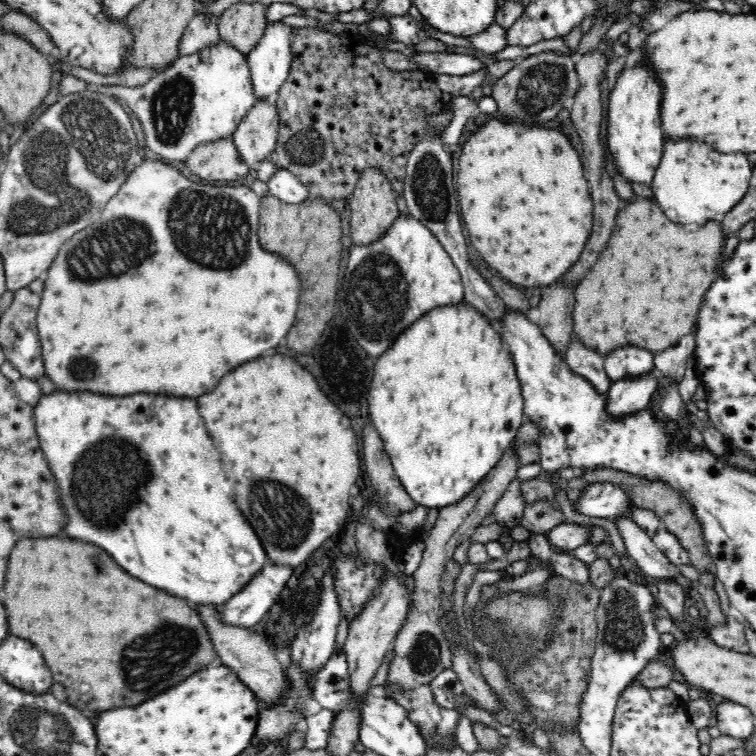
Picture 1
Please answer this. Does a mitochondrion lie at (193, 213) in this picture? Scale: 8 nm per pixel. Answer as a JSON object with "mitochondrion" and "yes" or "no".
{"mitochondrion":"yes"}

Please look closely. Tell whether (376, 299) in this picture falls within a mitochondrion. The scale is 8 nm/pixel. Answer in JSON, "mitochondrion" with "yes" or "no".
{"mitochondrion":"yes"}

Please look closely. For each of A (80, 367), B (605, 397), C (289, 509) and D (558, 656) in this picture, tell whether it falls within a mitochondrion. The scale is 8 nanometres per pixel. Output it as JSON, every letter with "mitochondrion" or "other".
{"A":"mitochondrion","B":"other","C":"mitochondrion","D":"other"}

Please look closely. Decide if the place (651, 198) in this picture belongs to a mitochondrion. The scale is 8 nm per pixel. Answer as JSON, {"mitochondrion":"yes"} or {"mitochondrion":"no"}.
{"mitochondrion":"no"}

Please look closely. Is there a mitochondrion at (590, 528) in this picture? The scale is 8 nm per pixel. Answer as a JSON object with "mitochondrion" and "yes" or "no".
{"mitochondrion":"no"}

